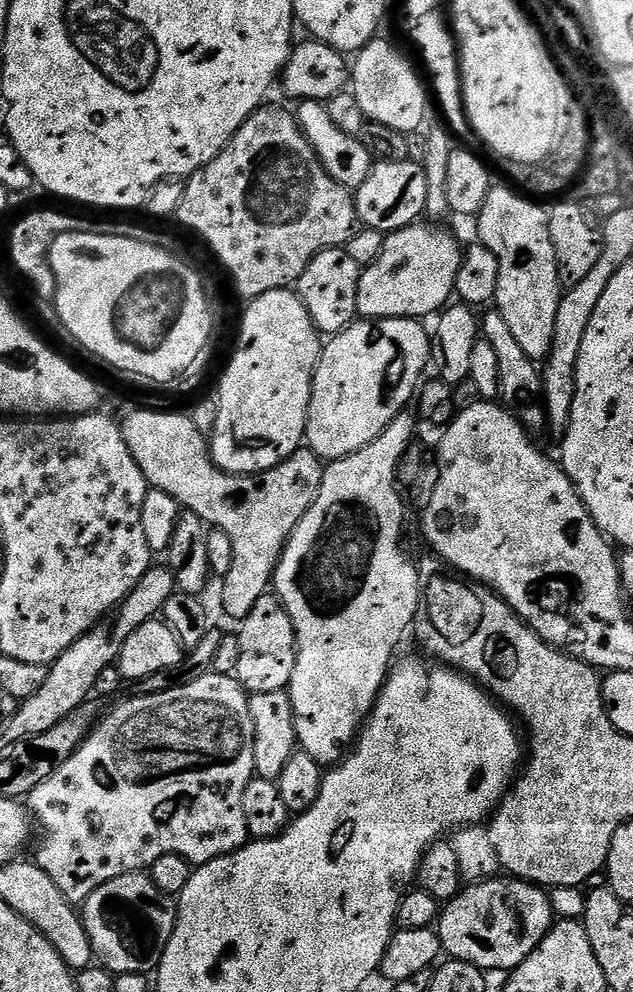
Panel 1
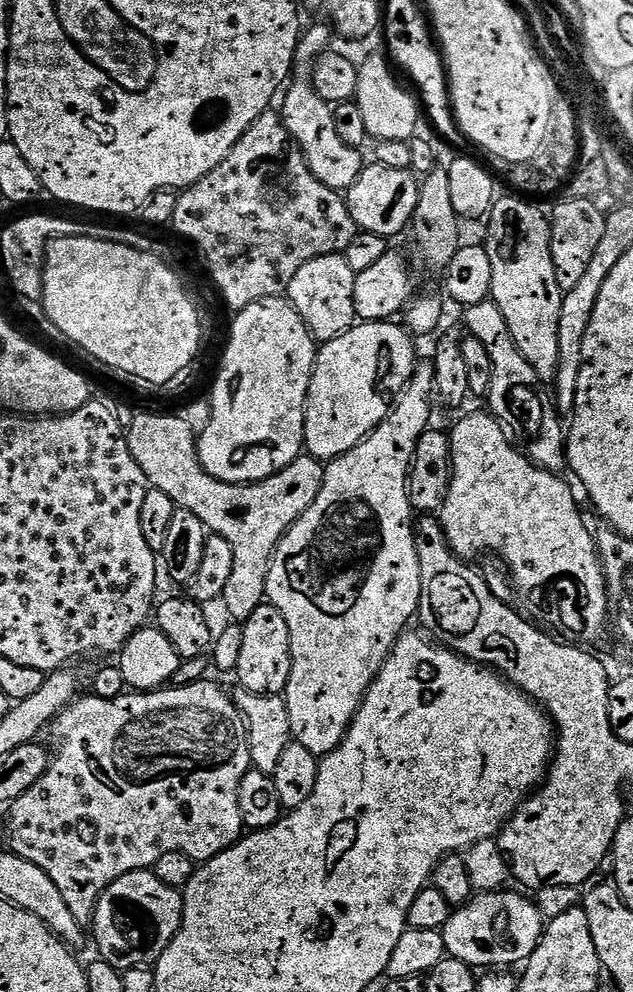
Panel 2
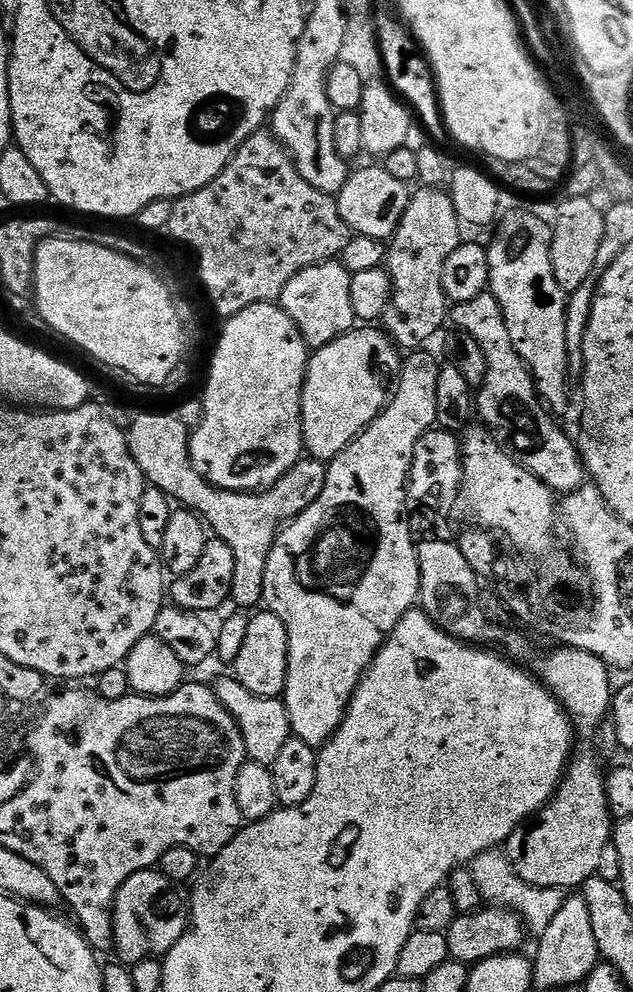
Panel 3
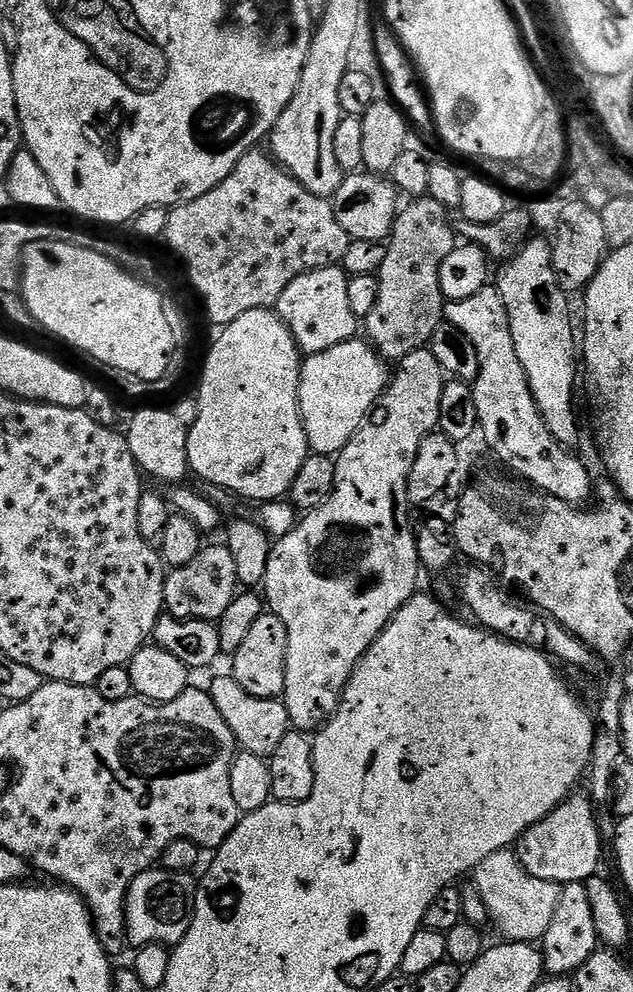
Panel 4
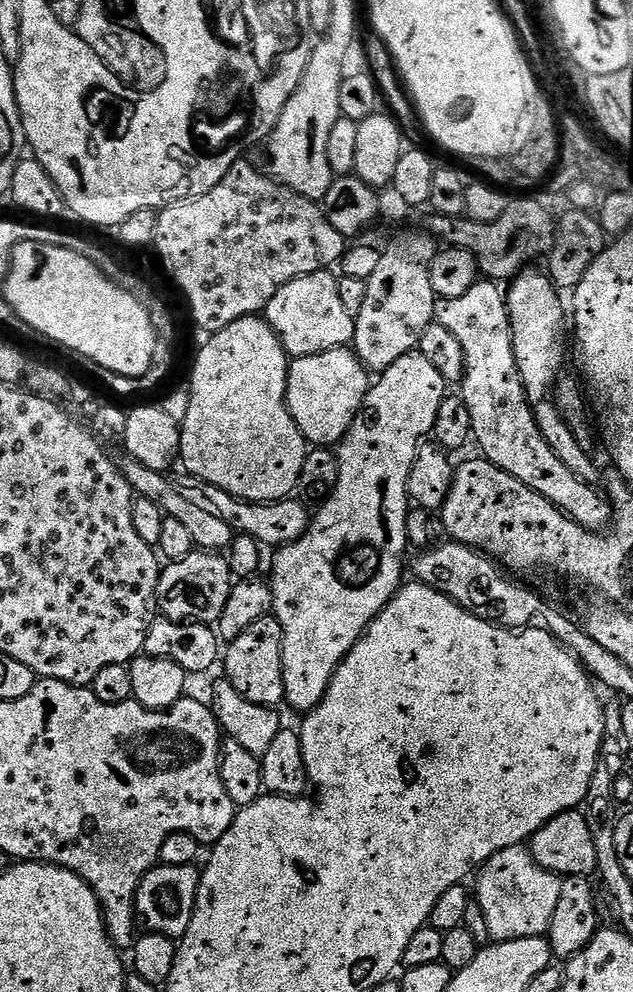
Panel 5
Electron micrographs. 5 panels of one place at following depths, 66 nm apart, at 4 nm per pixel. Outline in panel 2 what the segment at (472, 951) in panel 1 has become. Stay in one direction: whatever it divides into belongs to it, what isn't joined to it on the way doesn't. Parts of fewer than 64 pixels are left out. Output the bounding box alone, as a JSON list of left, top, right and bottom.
[442,890,546,970]

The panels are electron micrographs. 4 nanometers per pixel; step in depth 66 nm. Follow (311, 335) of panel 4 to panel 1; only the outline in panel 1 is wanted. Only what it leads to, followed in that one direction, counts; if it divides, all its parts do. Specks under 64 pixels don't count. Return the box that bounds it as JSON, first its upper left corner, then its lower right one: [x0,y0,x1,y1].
[294,247,362,337]

